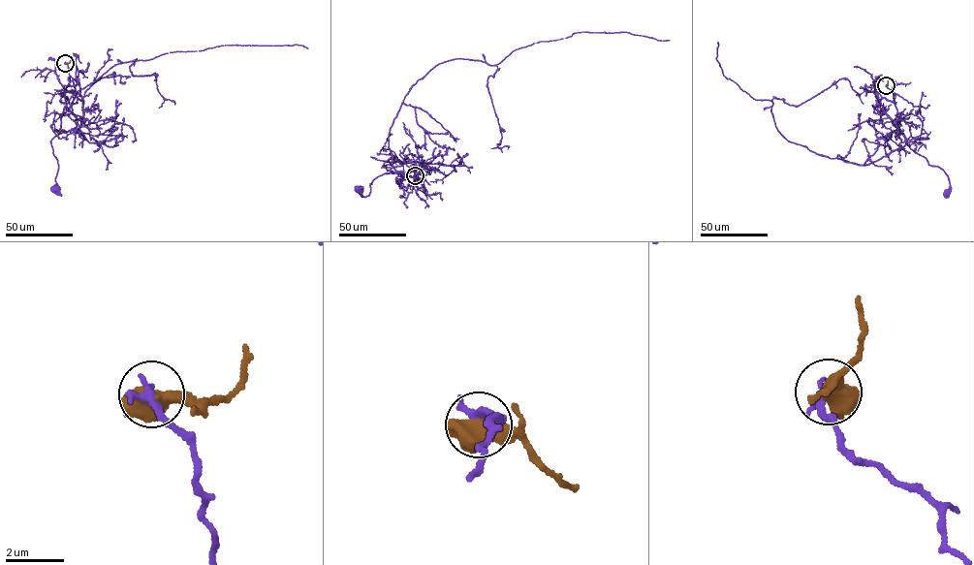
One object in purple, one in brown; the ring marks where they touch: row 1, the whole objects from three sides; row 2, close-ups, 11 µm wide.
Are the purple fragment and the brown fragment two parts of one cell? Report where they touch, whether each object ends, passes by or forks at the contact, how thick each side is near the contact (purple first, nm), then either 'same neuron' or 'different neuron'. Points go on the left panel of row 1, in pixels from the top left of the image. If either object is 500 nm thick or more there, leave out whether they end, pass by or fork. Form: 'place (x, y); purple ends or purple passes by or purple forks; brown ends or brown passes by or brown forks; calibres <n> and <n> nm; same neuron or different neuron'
place (65, 63); calibres 360 and 850 nm; different neuron

